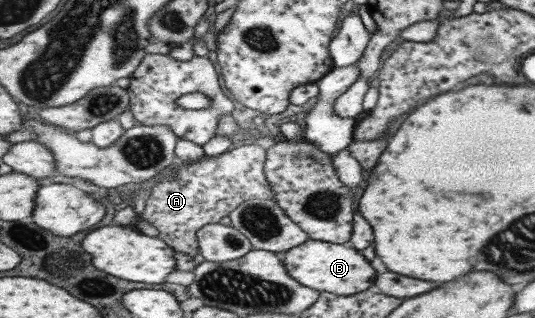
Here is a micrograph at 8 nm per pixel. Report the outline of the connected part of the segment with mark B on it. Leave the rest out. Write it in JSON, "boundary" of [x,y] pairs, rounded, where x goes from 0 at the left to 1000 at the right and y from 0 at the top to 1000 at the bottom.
{"boundary":[[[576,755],[572,764],[529,796],[538,855],[568,896],[596,918],[656,931],[701,906],[707,852],[695,827],[662,777],[628,770],[615,758]]]}

